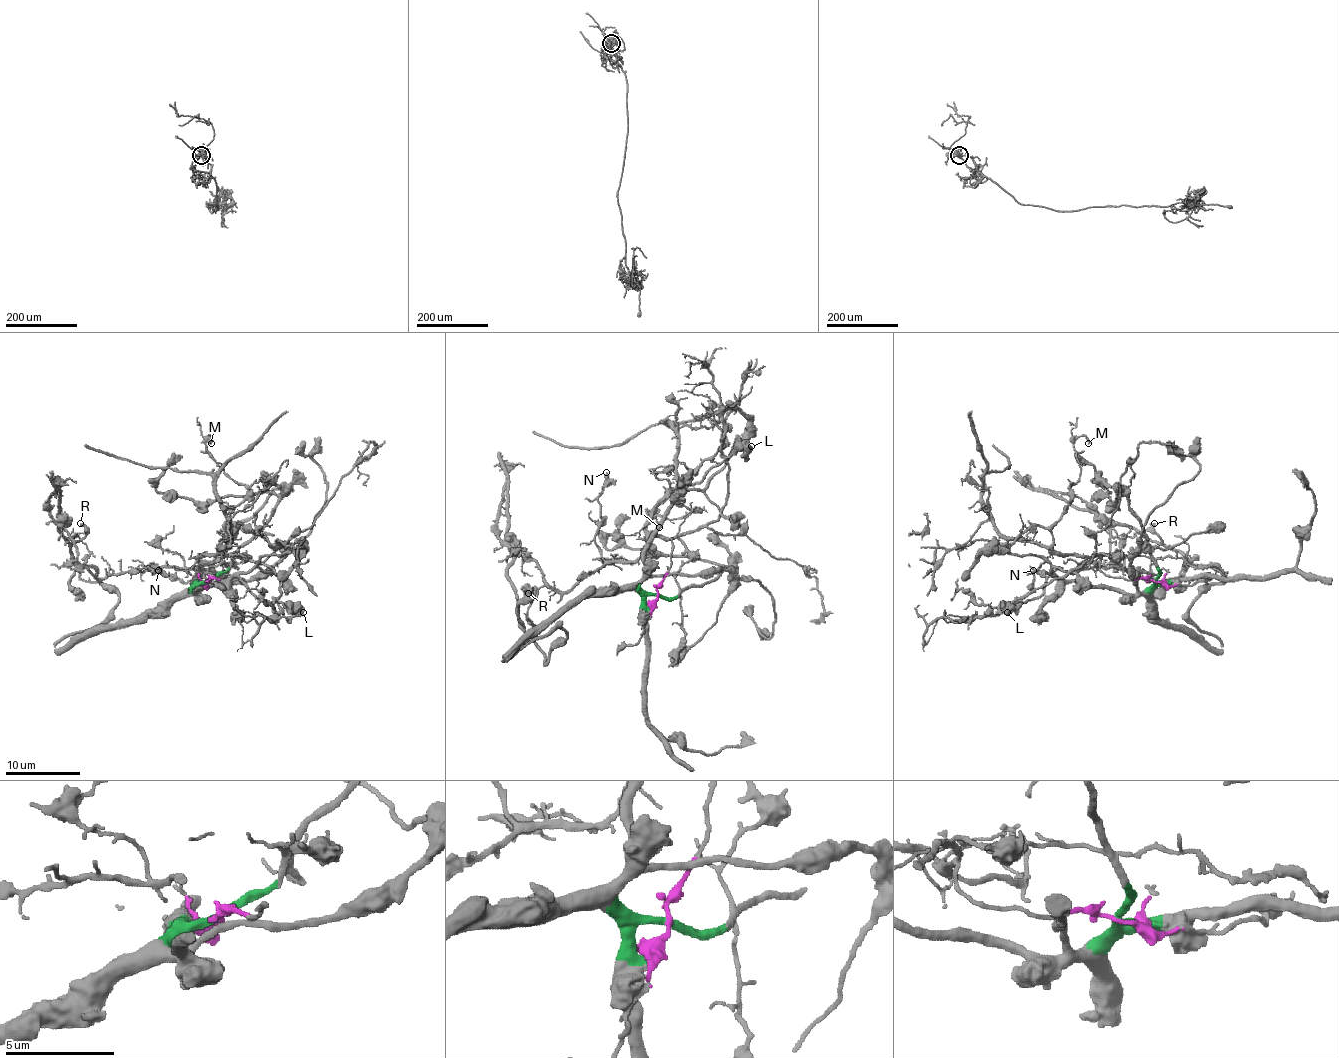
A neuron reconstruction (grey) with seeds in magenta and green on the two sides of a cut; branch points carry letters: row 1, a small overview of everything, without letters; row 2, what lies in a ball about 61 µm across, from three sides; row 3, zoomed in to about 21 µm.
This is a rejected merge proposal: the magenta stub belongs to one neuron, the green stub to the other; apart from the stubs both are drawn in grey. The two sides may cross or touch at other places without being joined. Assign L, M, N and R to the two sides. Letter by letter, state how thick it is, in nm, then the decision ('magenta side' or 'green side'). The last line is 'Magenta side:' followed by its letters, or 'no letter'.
L: 700 nm | green side
M: 170 nm | magenta side
N: 400 nm | magenta side
R: 320 nm | green side
Magenta side: M, N

